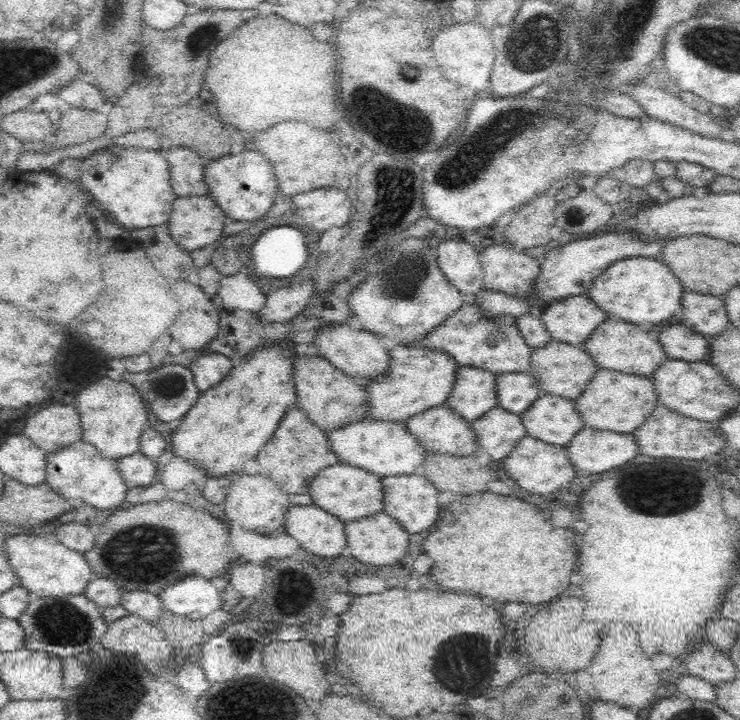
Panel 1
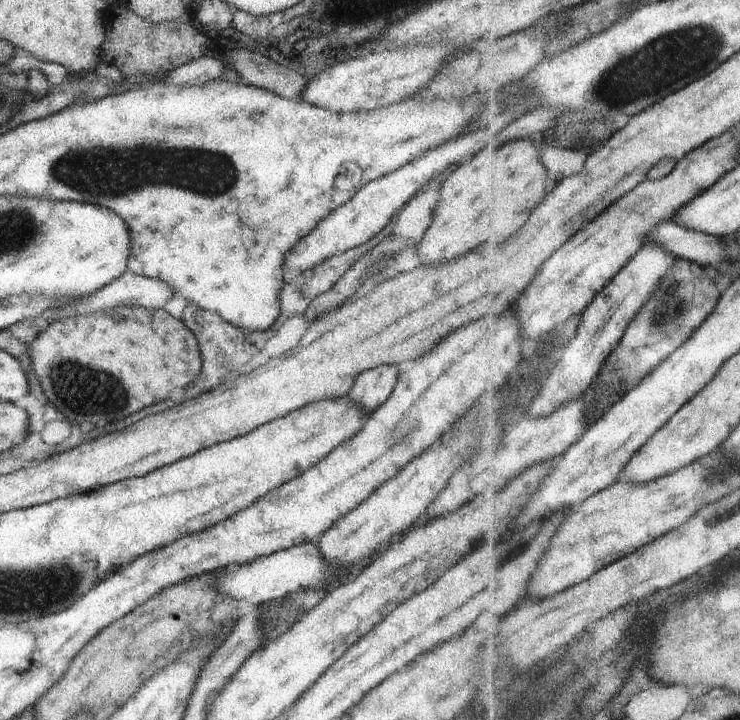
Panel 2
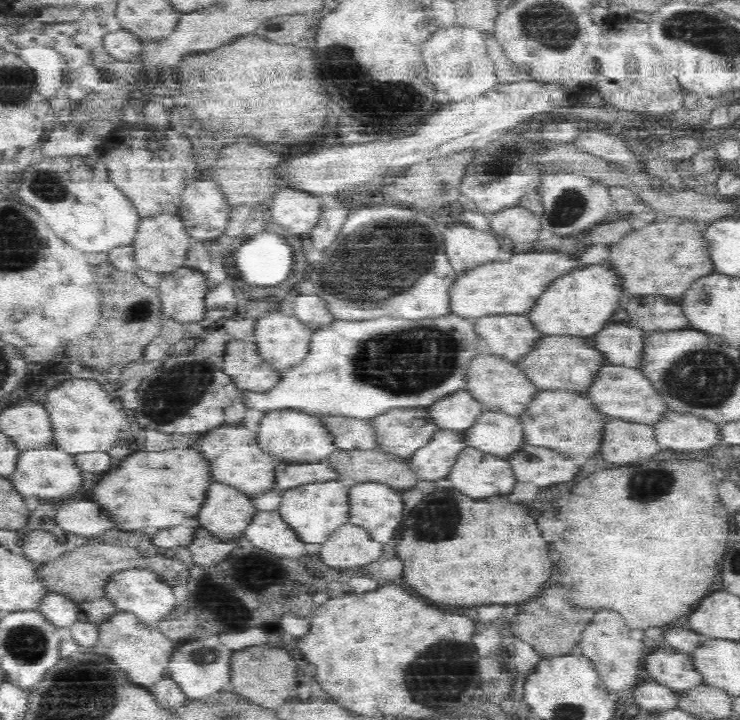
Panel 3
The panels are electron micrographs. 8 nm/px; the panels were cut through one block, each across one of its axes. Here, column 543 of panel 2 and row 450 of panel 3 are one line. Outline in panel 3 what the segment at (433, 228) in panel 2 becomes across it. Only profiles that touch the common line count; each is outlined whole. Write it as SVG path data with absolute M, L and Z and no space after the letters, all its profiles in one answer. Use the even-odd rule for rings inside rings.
M166 448L152 452L138 452L124 460L124 464L110 472L94 490L104 508L120 516L120 528L134 530L144 526L162 529L174 524L194 521L204 506L208 490L213 486L213 464L198 448Z

